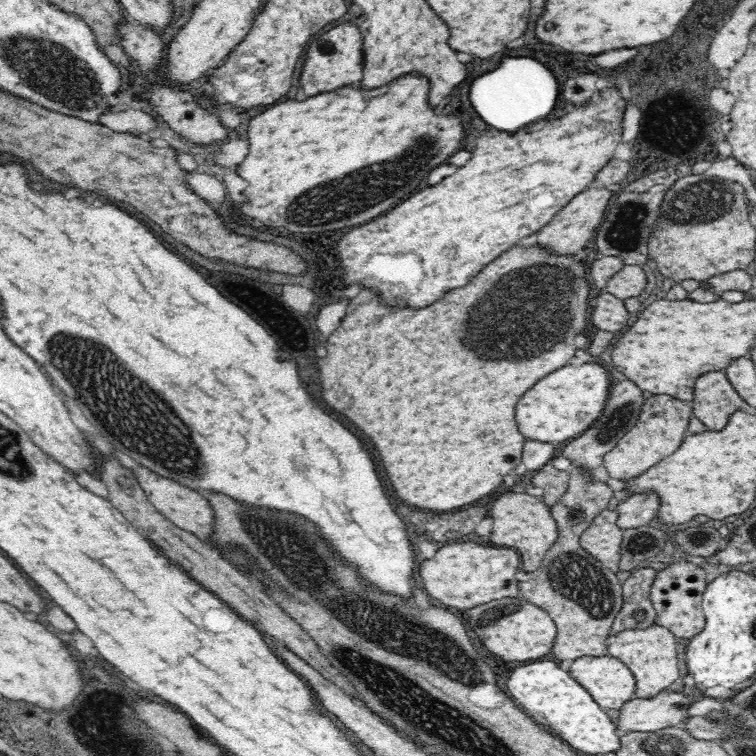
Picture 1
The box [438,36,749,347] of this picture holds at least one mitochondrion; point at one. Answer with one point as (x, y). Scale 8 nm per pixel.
(701, 202)

